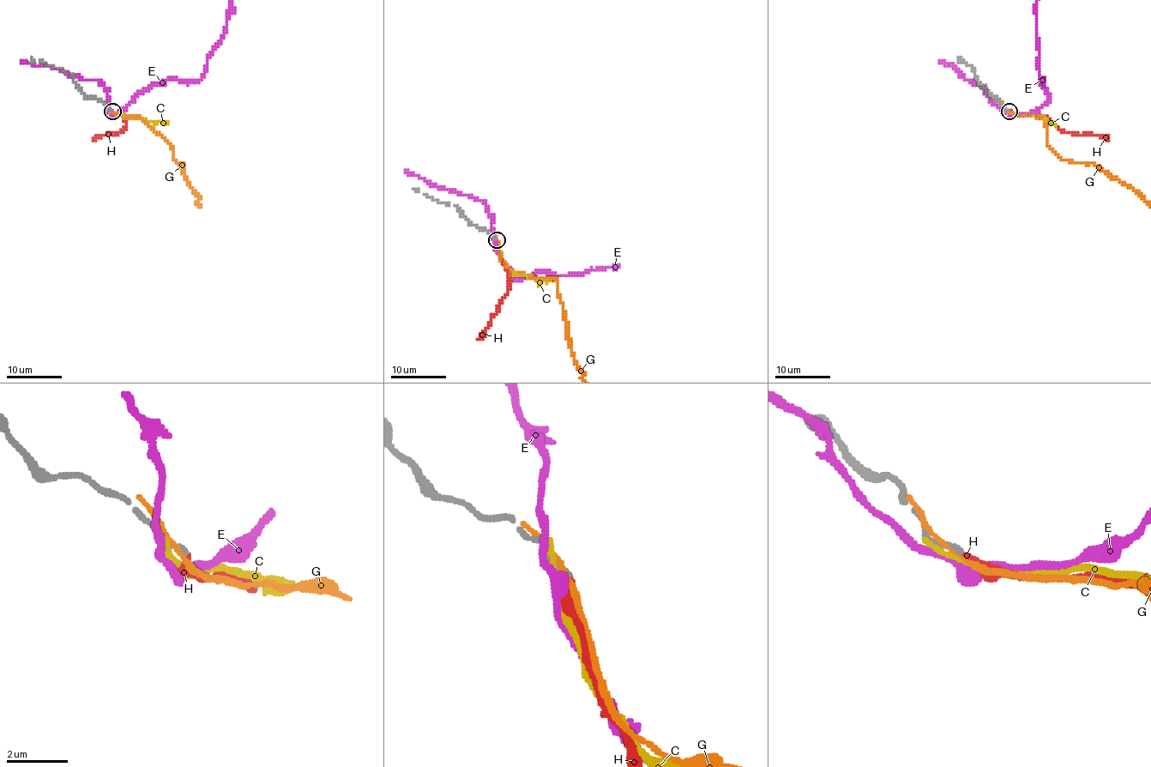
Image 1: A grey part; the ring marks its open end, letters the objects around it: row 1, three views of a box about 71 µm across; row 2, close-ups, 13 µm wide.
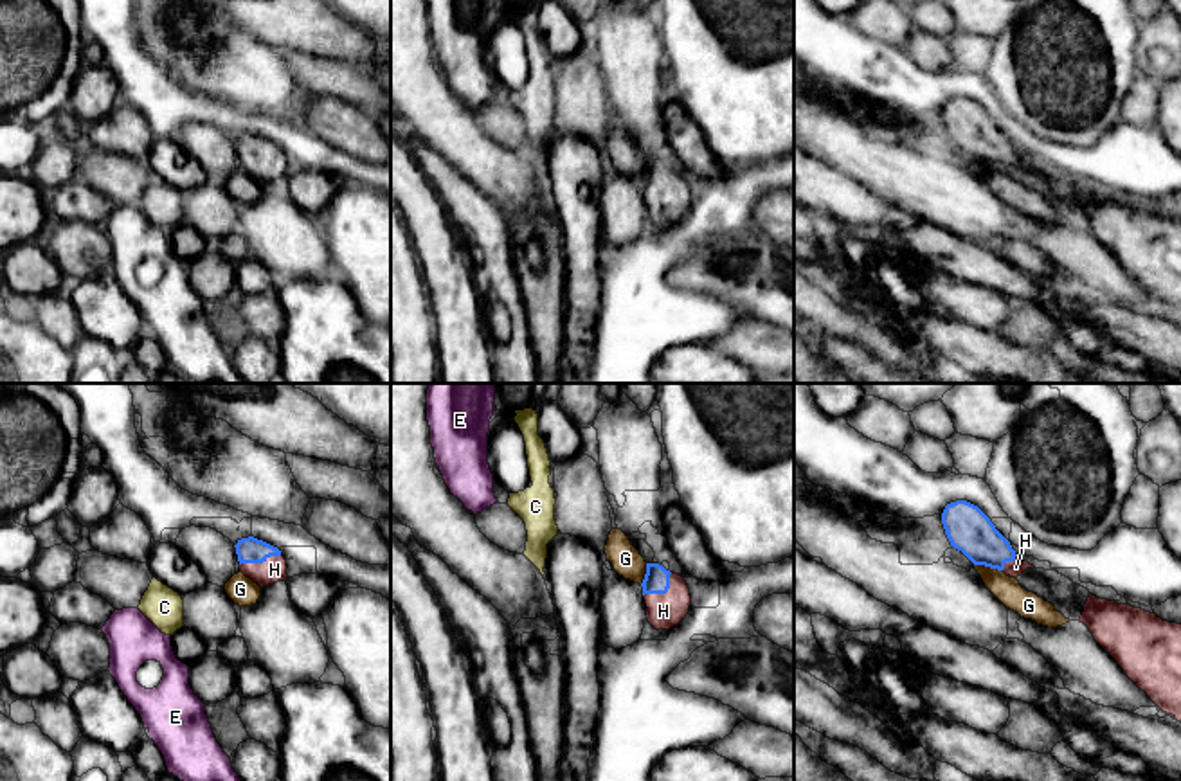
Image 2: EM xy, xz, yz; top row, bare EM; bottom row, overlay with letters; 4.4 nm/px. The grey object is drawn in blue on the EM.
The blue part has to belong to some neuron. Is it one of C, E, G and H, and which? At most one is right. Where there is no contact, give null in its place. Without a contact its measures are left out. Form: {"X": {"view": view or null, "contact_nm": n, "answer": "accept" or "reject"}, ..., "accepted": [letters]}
{"C": {"view": null, "answer": "reject"}, "E": {"view": null, "answer": "reject"}, "G": {"view": "yz", "contact_nm": 130, "answer": "reject"}, "H": {"view": "xy", "contact_nm": 200, "answer": "accept"}, "accepted": ["H"]}

